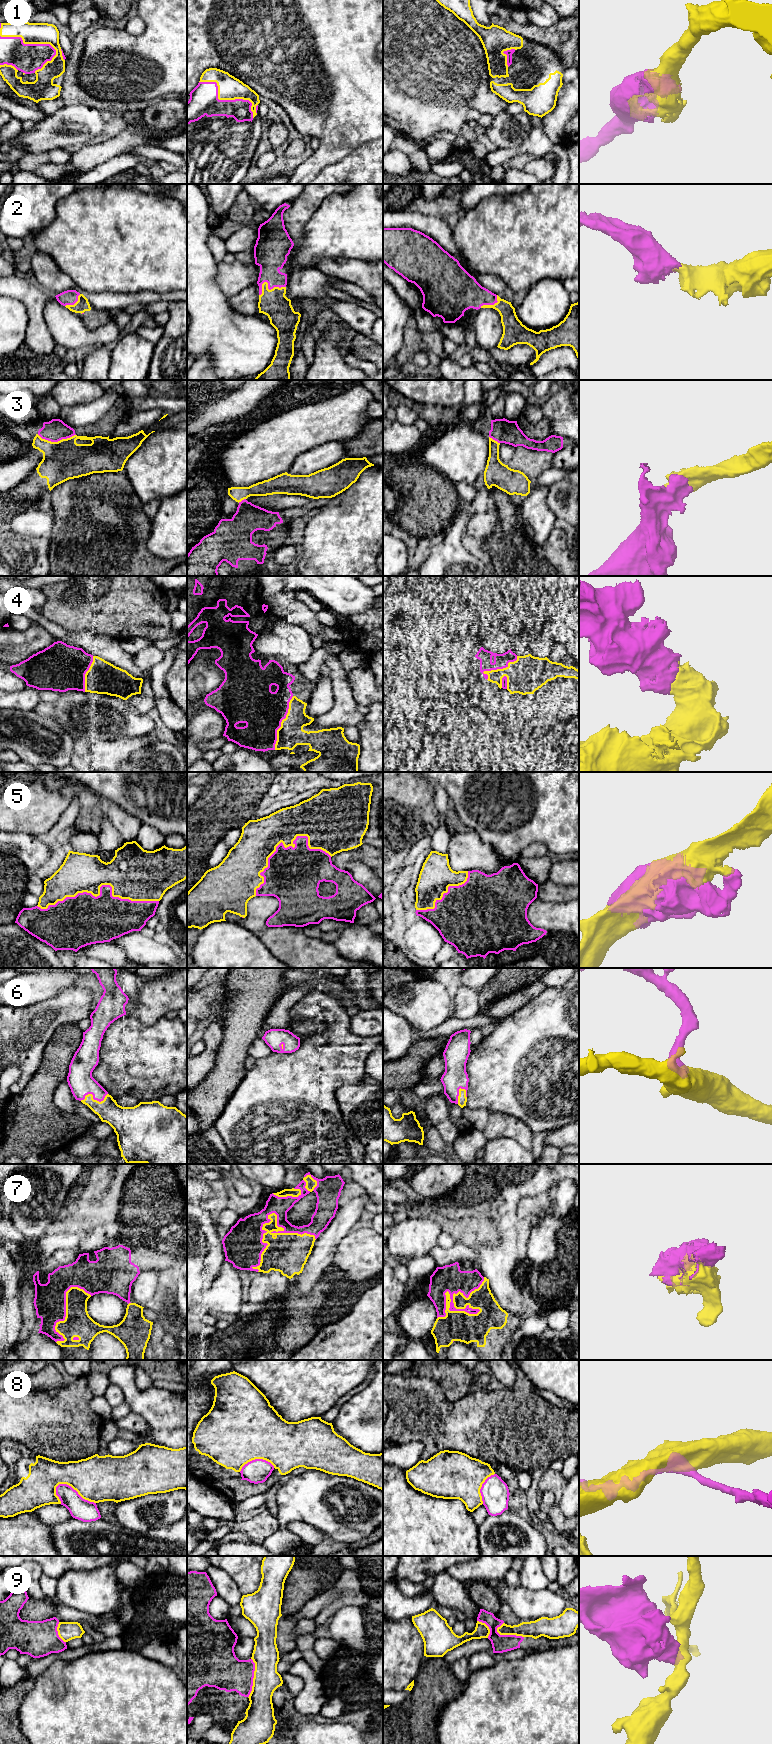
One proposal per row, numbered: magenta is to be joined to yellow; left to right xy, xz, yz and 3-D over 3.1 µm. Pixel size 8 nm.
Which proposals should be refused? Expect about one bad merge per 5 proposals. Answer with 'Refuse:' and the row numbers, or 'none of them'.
Refuse: 3, 8, 9

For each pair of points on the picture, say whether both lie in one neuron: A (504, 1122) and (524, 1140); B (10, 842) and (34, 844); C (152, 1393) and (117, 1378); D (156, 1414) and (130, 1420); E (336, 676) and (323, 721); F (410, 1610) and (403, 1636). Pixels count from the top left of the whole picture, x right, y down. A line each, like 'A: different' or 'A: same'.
A: same
B: same
C: same
D: different
E: same
F: different

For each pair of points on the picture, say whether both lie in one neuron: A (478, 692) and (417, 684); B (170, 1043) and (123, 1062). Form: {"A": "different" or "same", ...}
{"A": "same", "B": "same"}

